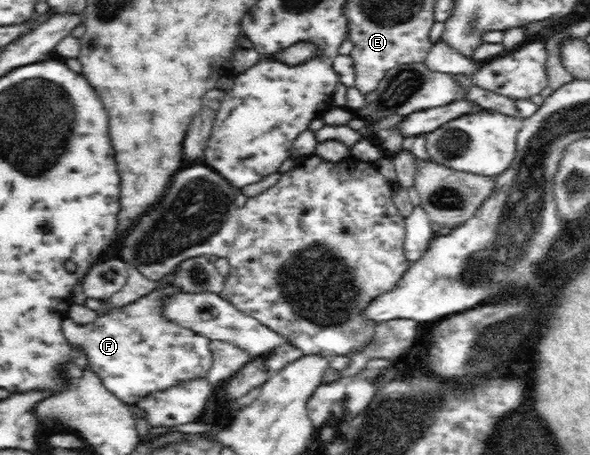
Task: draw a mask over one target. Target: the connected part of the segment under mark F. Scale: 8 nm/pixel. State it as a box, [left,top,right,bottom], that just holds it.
[62,287,214,404]

